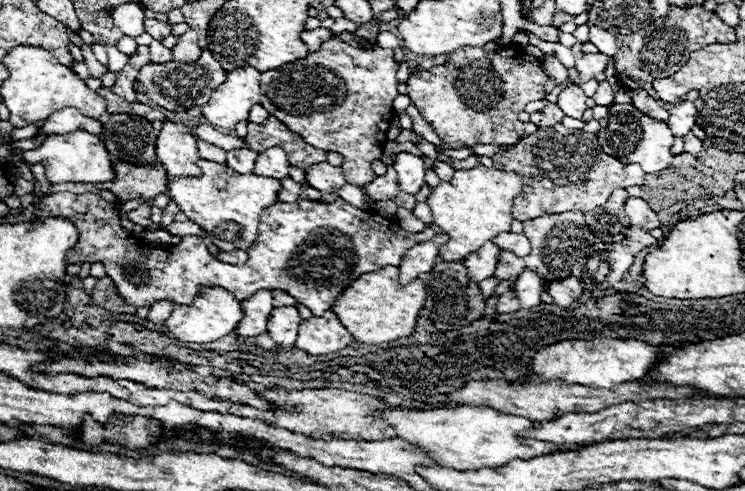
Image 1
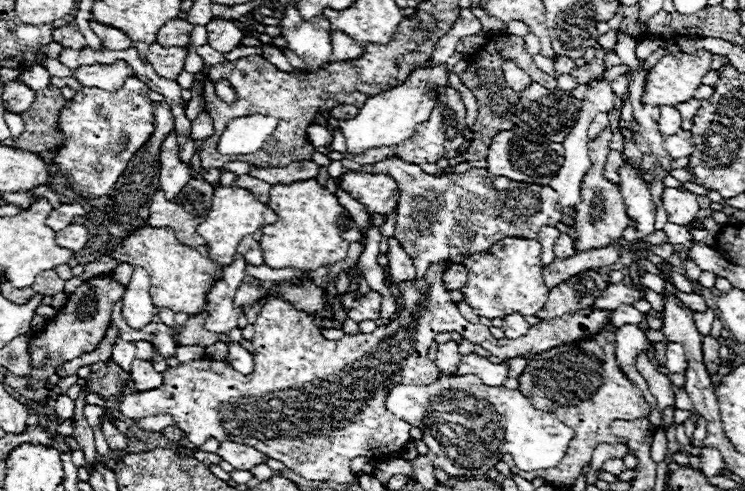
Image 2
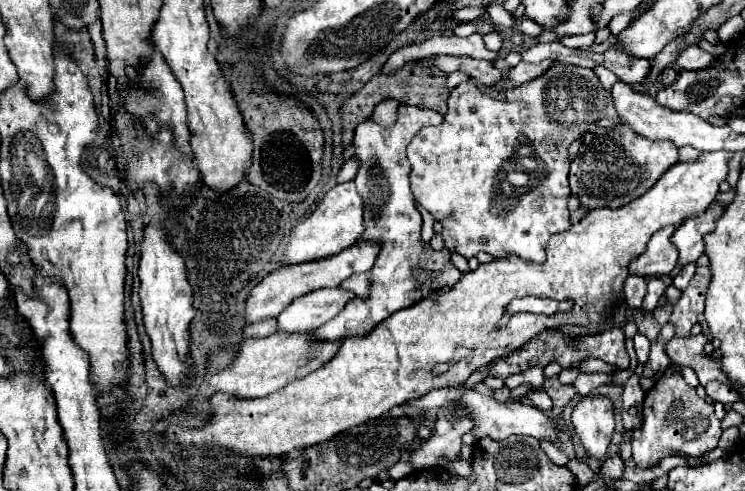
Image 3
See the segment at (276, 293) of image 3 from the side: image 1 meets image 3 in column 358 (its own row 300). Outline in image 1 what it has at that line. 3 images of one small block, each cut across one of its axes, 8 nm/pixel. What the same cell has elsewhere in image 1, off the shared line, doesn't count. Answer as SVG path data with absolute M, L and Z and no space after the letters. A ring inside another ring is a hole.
M258 290L248 298L248 302L242 302L244 318L238 322L238 330L234 330L242 338L260 336L266 332L266 320L272 310L272 292L270 290Z

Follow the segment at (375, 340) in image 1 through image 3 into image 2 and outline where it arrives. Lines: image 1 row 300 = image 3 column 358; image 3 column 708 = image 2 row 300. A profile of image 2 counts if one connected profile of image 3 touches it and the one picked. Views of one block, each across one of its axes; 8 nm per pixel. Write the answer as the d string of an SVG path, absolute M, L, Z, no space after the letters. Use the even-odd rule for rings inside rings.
M142 226L128 234L114 250L112 258L118 262L132 264L134 268L144 268L150 274L150 295L154 308L168 308L172 312L198 314L206 304L206 294L216 282L222 266L210 260L208 248L190 248L178 242L176 234L170 228L152 228Z

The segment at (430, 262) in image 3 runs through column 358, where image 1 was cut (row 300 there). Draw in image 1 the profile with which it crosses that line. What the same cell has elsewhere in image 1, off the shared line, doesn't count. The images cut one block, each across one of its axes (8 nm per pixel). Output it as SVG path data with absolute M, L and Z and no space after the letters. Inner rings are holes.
M50 192L36 204L38 220L66 218L78 228L78 242L66 256L66 262L102 262L118 296L136 308L152 306L158 300L170 300L178 306L190 304L200 296L202 286L220 286L232 292L238 300L246 300L256 290L284 290L312 310L314 316L322 316L336 302L340 292L358 276L376 272L382 266L398 266L410 246L436 236L432 228L426 228L420 234L410 234L396 222L388 222L374 212L362 212L342 198L332 204L320 204L314 200L276 202L262 210L258 236L248 248L248 260L242 266L234 266L216 260L198 236L186 236L180 244L170 248L146 246L122 228L118 212L116 206L92 192Z

